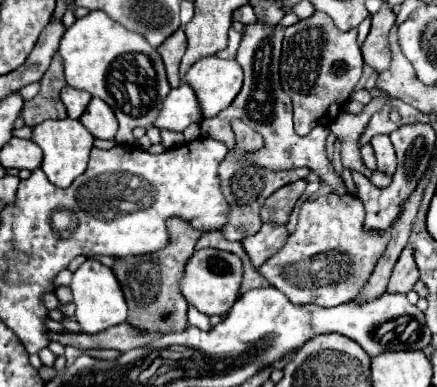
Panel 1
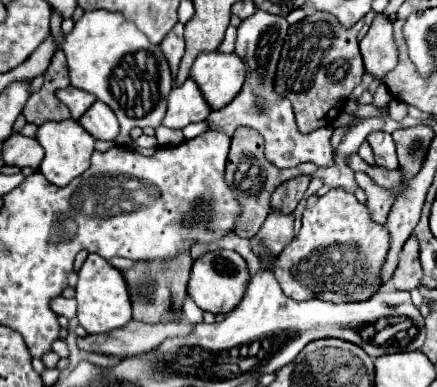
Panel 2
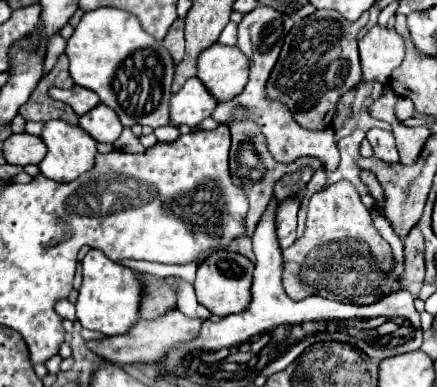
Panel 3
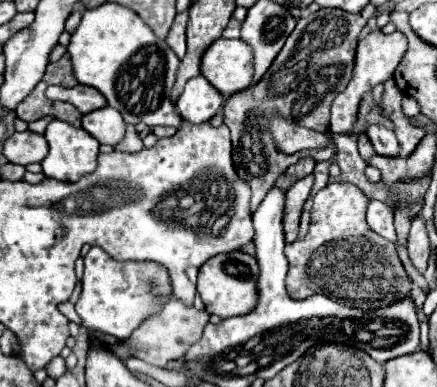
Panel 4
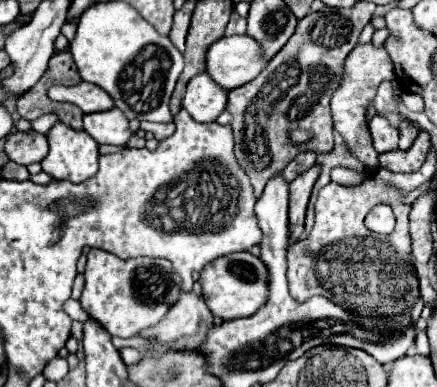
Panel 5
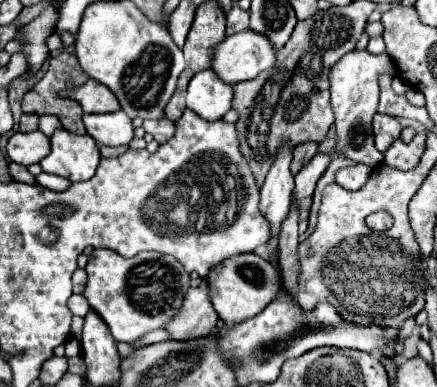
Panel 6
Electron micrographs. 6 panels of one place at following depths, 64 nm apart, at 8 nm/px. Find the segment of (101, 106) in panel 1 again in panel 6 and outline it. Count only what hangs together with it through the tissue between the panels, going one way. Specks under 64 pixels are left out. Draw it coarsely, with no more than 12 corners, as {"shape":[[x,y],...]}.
{"shape":[[122,110],[84,114],[84,126],[100,146],[122,146],[134,138]]}

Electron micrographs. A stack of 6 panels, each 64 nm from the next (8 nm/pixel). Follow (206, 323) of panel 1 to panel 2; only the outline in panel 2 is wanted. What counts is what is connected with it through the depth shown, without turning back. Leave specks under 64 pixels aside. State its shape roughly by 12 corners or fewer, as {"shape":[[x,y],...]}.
{"shape":[[190,296],[184,301],[184,318],[192,324],[204,322],[202,312]]}

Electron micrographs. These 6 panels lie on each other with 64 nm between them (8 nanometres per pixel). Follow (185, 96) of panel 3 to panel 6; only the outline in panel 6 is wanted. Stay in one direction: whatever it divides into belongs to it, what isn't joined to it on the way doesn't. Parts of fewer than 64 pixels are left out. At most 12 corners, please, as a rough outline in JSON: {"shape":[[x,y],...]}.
{"shape":[[212,70],[198,72],[186,108],[220,120],[232,106],[232,86]]}

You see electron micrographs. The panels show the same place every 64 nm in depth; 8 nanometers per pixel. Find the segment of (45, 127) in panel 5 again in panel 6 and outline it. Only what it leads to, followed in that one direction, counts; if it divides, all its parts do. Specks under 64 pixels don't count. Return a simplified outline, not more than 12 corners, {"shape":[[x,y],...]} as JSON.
{"shape":[[52,114],[40,116],[40,132],[50,136],[60,128],[60,120]]}

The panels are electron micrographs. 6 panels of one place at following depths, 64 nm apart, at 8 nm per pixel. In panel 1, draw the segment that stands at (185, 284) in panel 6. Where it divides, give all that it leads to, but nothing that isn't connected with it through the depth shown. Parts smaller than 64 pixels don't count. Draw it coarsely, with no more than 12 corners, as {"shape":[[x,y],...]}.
{"shape":[[86,260],[70,290],[76,320],[96,334],[126,322],[128,306],[108,266]]}

